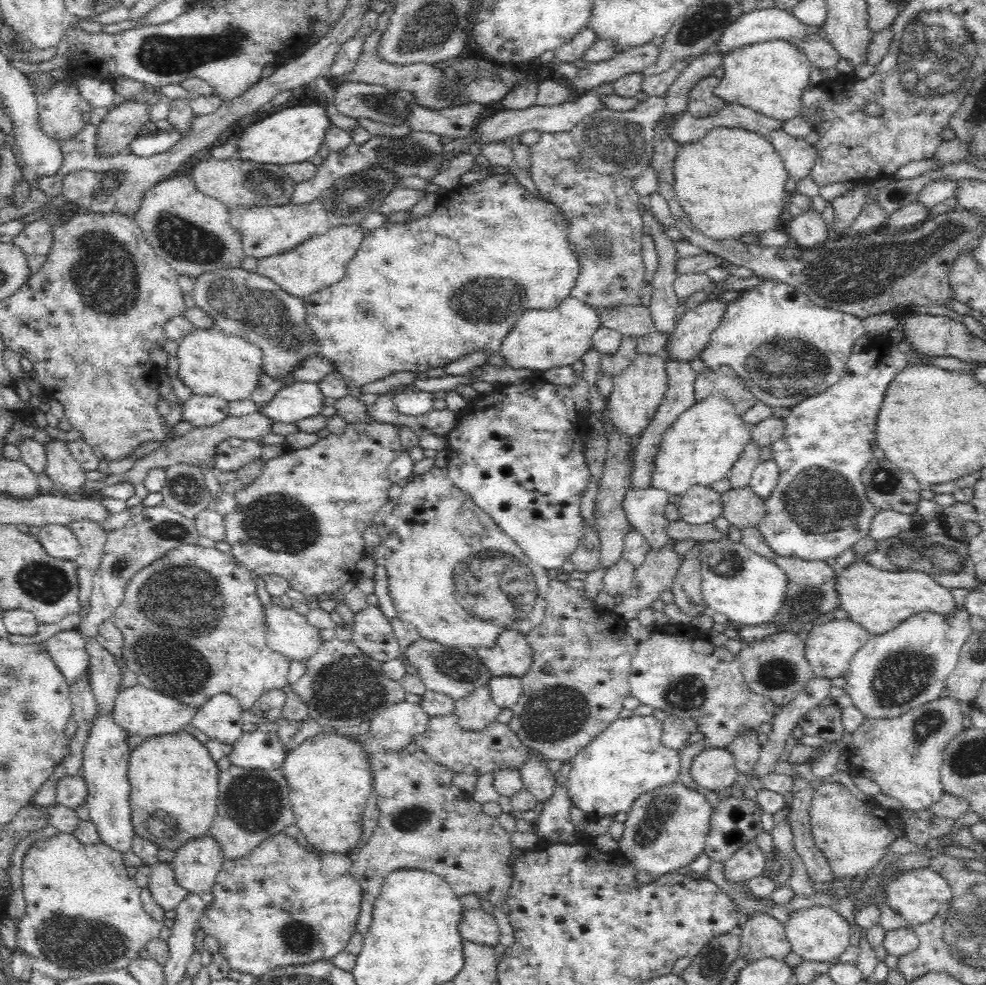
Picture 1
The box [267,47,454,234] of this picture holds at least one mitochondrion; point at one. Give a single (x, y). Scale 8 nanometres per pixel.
(350, 195)

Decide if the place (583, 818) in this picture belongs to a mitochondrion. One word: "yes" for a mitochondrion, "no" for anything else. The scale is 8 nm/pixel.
no

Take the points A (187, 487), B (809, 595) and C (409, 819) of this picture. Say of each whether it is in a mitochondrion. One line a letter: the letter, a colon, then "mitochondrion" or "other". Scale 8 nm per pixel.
A: mitochondrion
B: mitochondrion
C: mitochondrion

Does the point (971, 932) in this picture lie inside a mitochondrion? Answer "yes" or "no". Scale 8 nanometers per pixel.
yes

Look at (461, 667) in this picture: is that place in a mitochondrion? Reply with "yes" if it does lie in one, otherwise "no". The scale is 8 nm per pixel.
yes

